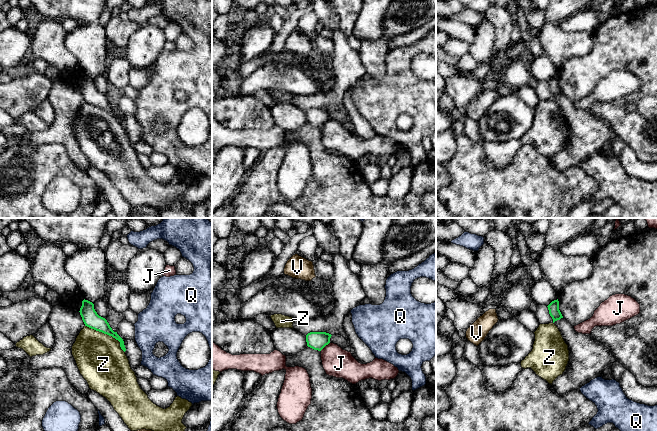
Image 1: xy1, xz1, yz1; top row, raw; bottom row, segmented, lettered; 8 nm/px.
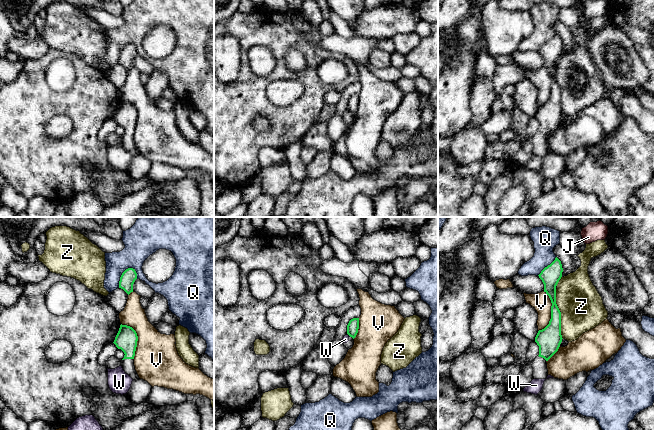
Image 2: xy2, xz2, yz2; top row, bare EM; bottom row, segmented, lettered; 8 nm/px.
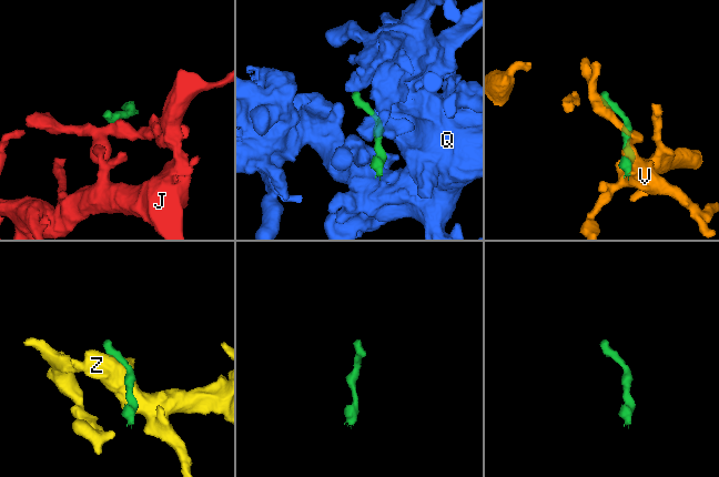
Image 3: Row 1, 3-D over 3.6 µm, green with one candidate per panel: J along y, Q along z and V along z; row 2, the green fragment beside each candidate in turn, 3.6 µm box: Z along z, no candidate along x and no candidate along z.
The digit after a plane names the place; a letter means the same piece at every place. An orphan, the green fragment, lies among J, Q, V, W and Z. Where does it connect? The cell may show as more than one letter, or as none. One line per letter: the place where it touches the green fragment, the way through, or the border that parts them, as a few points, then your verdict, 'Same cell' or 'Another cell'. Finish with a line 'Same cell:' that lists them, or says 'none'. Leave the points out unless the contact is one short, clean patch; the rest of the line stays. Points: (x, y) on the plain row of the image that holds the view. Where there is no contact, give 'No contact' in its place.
J: Touches green at xz1 (324, 122). Boundary: xz1 (329, 118), (320, 126). Another cell
Q: Touches green at xy2 (122, 50). Boundary: xy2 (134, 44), (127, 44), (122, 49), (118, 63). Another cell
V: Touches green at yz2 (551, 88). Another cell
W: Touches green at xz2 (349, 111). Boundary: xz2 (347, 109), (350, 112). Another cell
Z: Touches green at yz2 (560, 90). Another cell
Same cell: none

